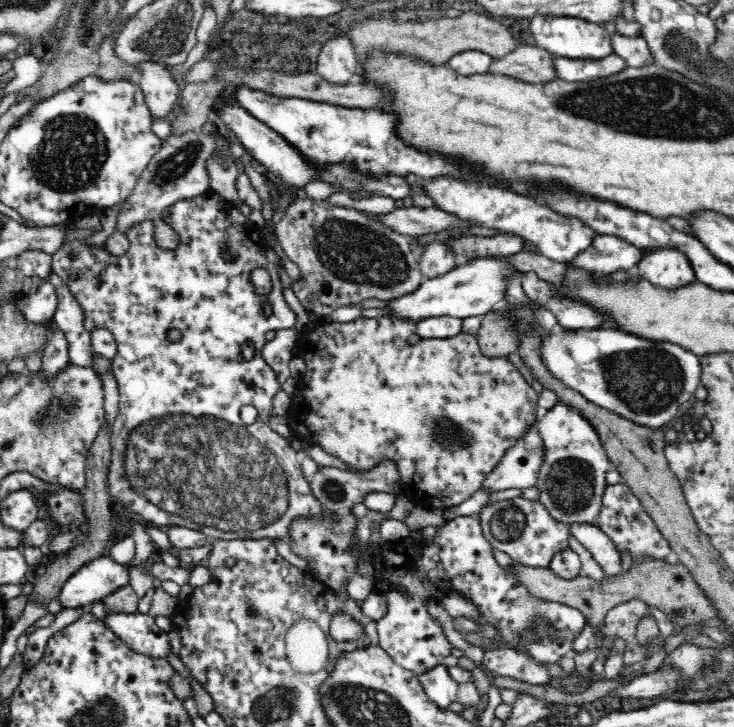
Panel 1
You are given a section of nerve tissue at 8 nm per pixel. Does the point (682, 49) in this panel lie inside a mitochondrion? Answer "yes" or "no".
yes

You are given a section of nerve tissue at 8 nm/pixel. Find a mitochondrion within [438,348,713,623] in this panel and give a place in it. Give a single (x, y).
(571, 482)

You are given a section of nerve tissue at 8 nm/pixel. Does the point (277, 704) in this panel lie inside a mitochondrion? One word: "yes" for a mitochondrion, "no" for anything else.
yes

